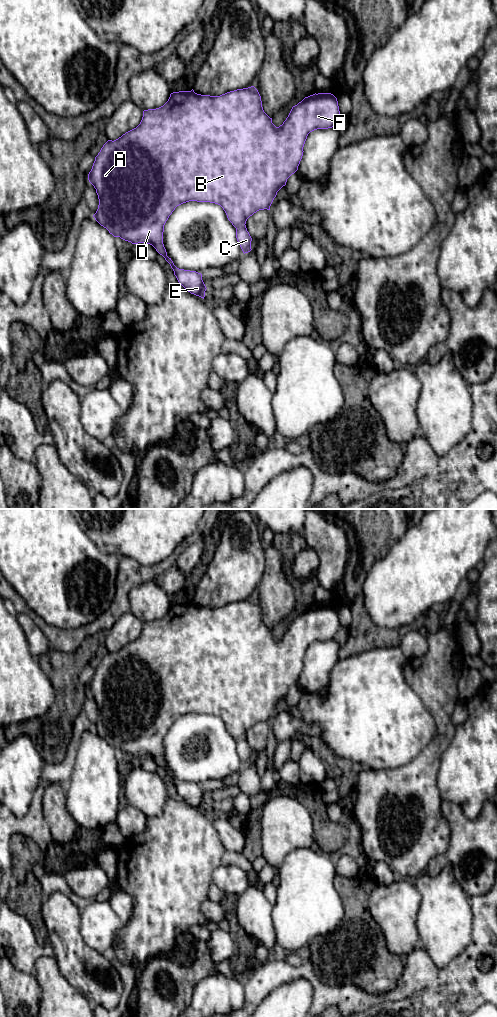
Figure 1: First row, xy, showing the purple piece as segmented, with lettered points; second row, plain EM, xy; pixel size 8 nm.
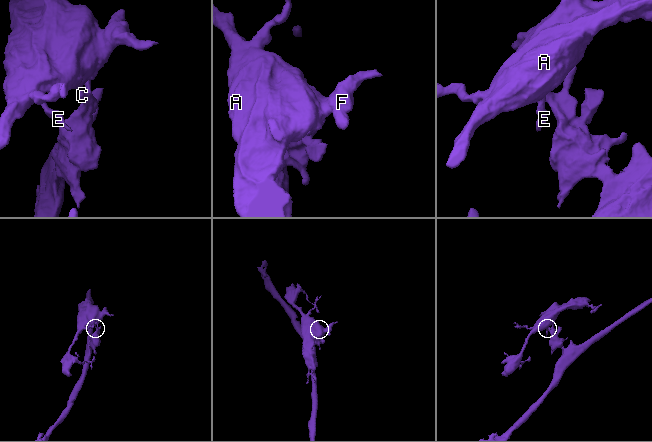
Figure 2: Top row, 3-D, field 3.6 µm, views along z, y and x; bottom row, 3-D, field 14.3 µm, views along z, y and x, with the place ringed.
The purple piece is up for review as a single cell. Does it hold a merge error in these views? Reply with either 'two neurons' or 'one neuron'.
one neuron

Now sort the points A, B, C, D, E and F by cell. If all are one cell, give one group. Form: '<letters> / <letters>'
A B C D E F

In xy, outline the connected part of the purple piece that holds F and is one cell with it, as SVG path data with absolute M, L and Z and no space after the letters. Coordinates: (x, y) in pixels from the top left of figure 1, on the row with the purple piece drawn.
M254 87L237 89L220 96L201 95L191 91L170 94L168 101L156 109L143 111L140 124L118 139L108 140L95 157L88 174L96 189L99 205L95 220L114 237L132 244L152 245L170 264L180 285L188 292L204 299L206 286L202 274L177 268L167 256L163 244L164 225L175 208L189 201L220 205L228 220L236 228L236 238L243 253L250 252L252 238L247 231L247 219L259 210L270 210L277 192L298 170L303 147L310 132L336 126L340 118L337 98L331 93L305 97L293 106L282 125L276 127L263 110L261 96Z

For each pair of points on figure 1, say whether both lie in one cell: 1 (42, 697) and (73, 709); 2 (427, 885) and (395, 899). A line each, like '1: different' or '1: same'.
1: different
2: different

